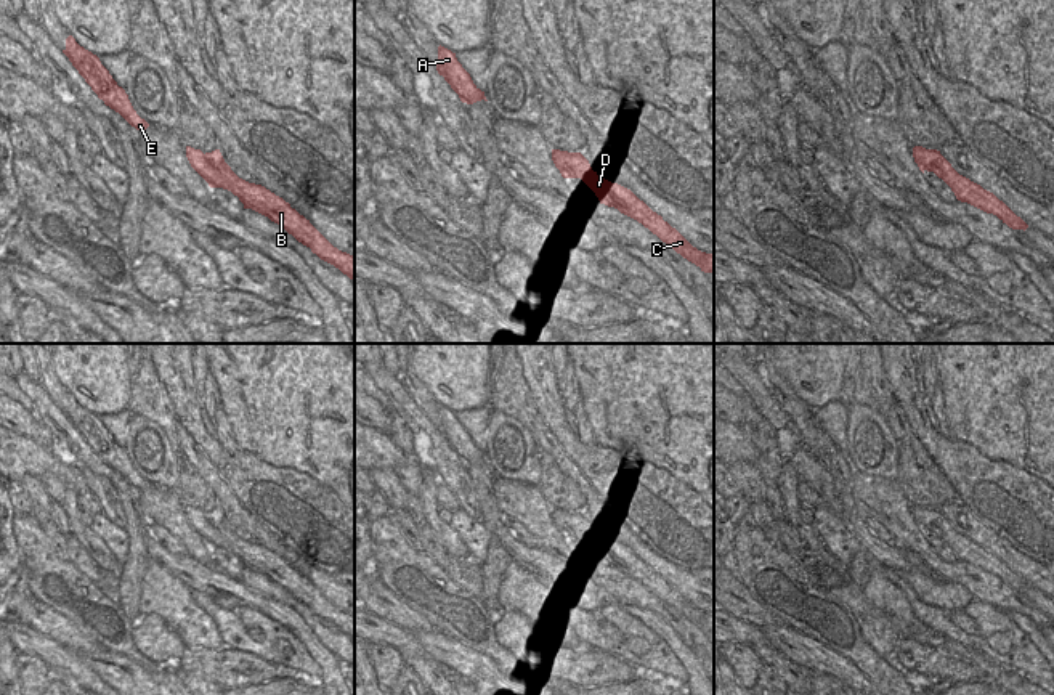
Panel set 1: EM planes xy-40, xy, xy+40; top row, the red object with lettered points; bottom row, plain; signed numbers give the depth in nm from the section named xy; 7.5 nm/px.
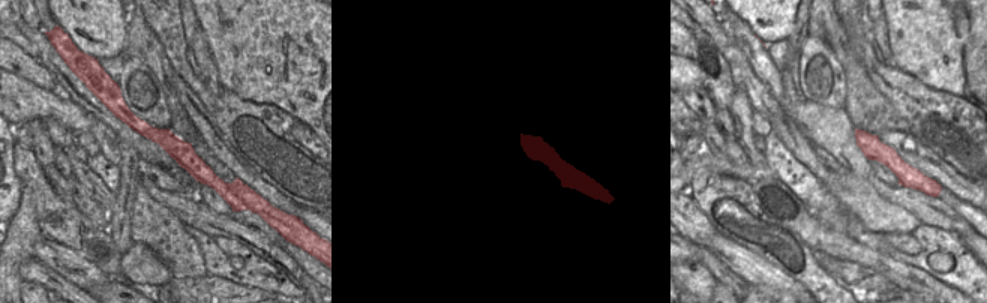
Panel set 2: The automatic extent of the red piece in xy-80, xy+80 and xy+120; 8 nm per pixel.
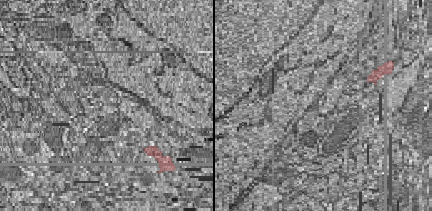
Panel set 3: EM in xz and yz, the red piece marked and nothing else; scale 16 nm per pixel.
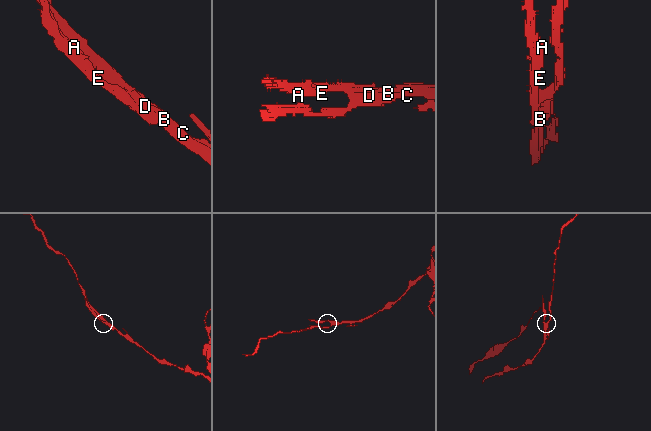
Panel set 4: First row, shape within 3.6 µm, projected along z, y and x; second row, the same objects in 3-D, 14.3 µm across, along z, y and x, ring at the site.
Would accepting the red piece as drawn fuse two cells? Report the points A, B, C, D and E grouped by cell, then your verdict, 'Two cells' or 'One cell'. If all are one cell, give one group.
Groups: A E / B C D. Two cells.

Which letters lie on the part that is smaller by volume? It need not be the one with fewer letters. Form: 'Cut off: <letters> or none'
Cut off: A, E.

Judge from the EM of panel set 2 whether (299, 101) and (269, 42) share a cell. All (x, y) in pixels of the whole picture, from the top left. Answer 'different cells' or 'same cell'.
same cell

